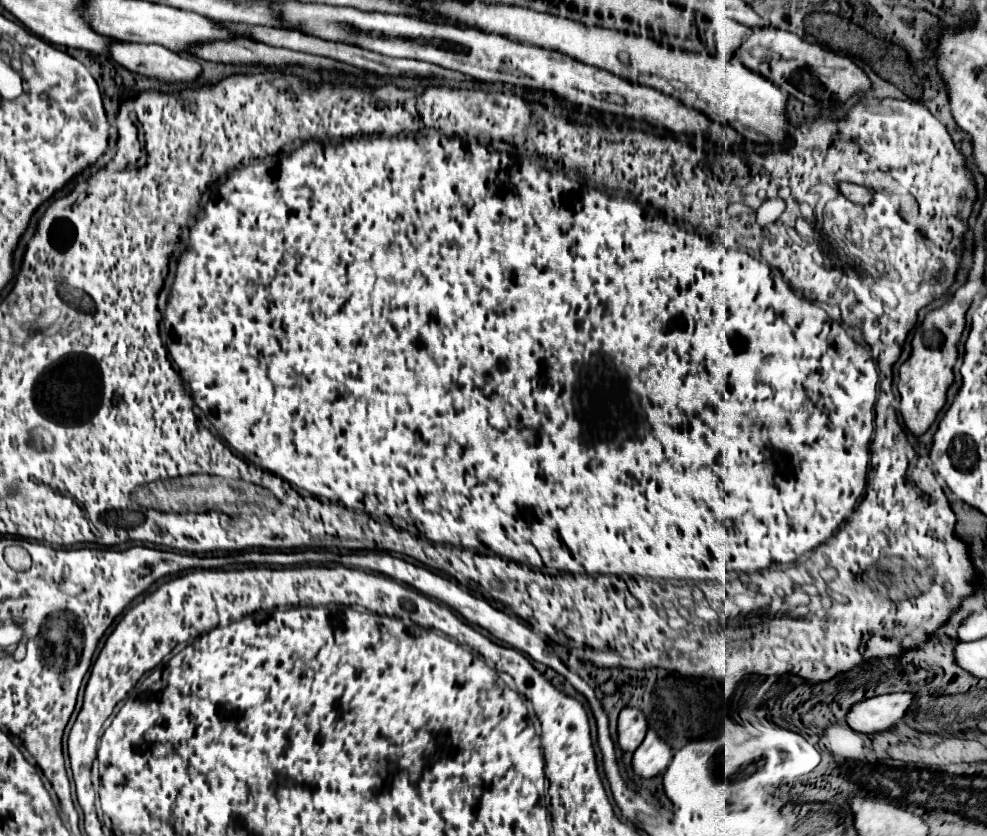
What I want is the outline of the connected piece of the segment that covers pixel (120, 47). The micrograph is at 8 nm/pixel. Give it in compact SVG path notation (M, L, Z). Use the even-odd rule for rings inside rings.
M110 42L108 52L128 70L166 82L192 82L200 74L200 64L194 58L184 58L160 44Z

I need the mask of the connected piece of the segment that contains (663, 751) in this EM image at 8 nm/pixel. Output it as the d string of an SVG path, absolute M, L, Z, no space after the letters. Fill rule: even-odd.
M648 730L644 742L636 748L632 758L632 768L642 778L652 778L666 770L672 760L672 748L664 738L656 734L656 730Z

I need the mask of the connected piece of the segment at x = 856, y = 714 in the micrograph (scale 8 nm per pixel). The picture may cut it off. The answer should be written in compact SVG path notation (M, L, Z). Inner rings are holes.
M882 694L856 702L848 714L846 724L864 734L888 730L900 720L912 702L912 694Z

